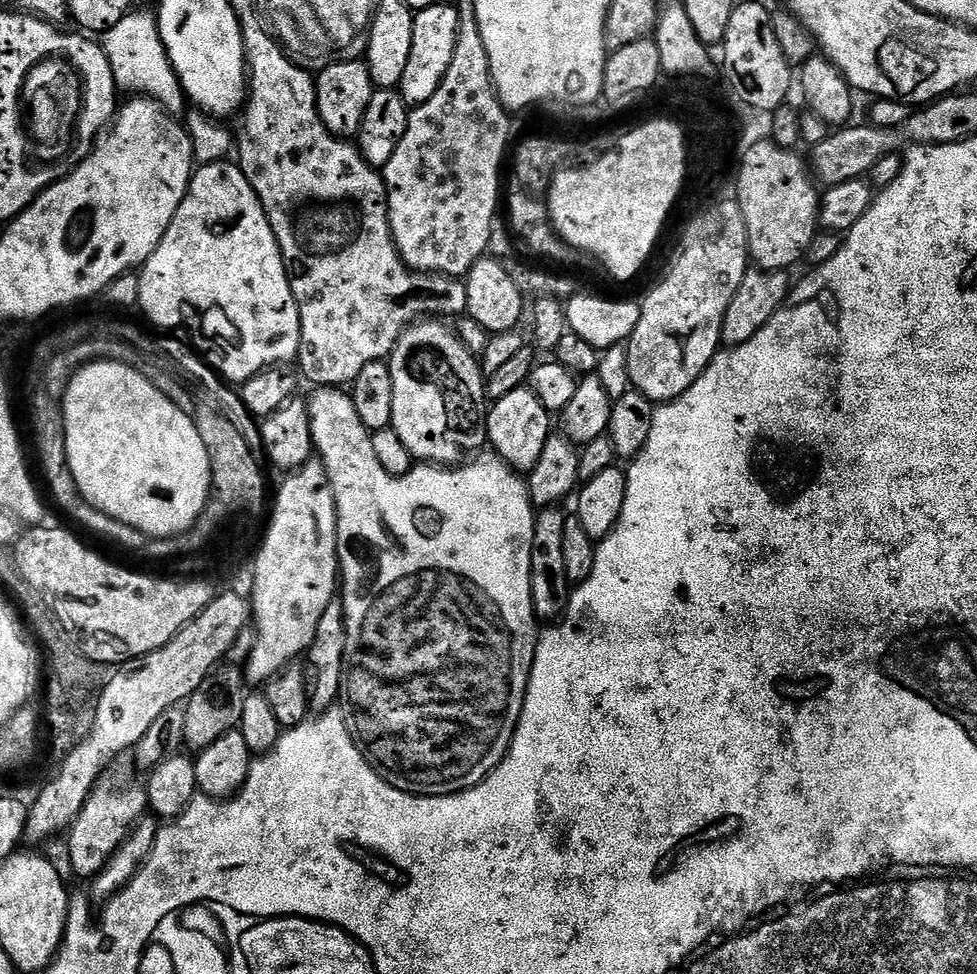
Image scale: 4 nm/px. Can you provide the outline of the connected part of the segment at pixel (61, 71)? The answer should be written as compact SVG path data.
M59 58L35 64L24 82L22 104L30 125L31 143L40 147L36 152L40 162L52 162L48 160L58 159L60 152L67 148L69 151L82 112L82 81L76 69L67 60Z

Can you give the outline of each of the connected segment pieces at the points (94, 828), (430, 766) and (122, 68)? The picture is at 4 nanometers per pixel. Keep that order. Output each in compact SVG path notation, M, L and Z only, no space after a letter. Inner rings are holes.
M109 767L101 773L81 812L77 814L66 832L68 864L72 867L73 874L81 876L84 882L91 881L92 877L100 873L106 862L110 862L114 850L118 850L118 846L126 842L140 817L149 811L147 787L132 777L131 767L130 769L116 767Z
M324 386L307 401L310 430L312 431L312 447L315 455L324 466L328 475L328 489L332 491L333 502L336 504L336 563L338 565L338 596L344 605L344 677L340 683L339 703L346 717L346 732L352 737L356 745L362 749L363 759L373 768L380 777L399 792L408 792L412 796L449 796L455 792L464 792L476 784L480 784L490 775L497 766L504 761L508 747L512 745L512 736L516 733L516 723L520 720L520 711L524 705L524 695L528 689L528 673L532 671L532 659L536 653L538 639L538 621L536 612L532 608L532 587L530 586L530 554L534 542L534 526L537 513L532 507L532 500L528 496L527 483L522 479L521 473L513 472L499 456L495 454L480 454L471 462L459 466L413 466L404 476L391 476L378 466L378 458L374 458L372 433L366 426L362 426L362 418L358 418L358 410L354 410L354 402L347 391L336 386Z
M129 11L113 28L103 33L104 52L110 58L110 66L114 70L117 89L124 88L128 94L153 100L159 104L169 116L183 117L186 112L184 88L180 85L178 74L168 57L166 46L160 37L160 22L155 15L148 12Z

